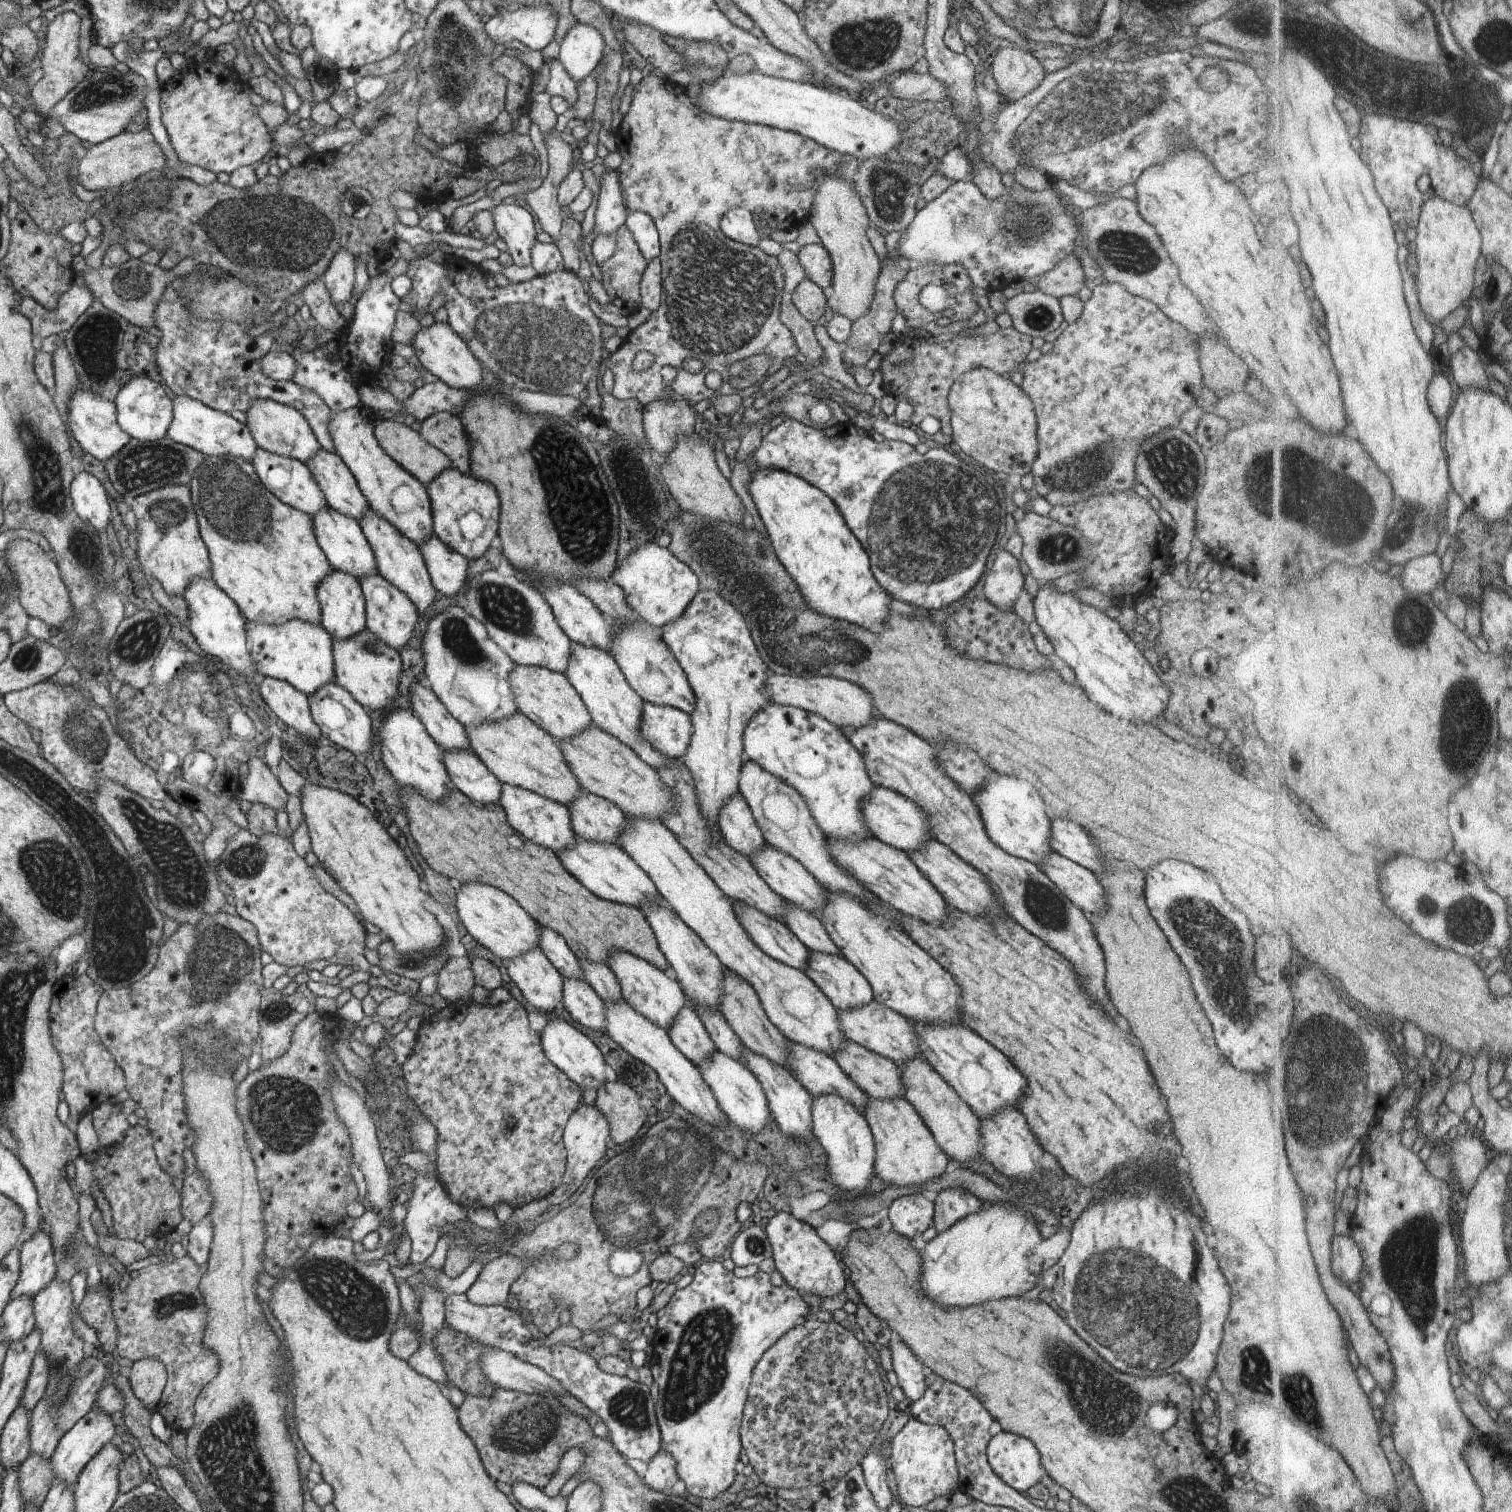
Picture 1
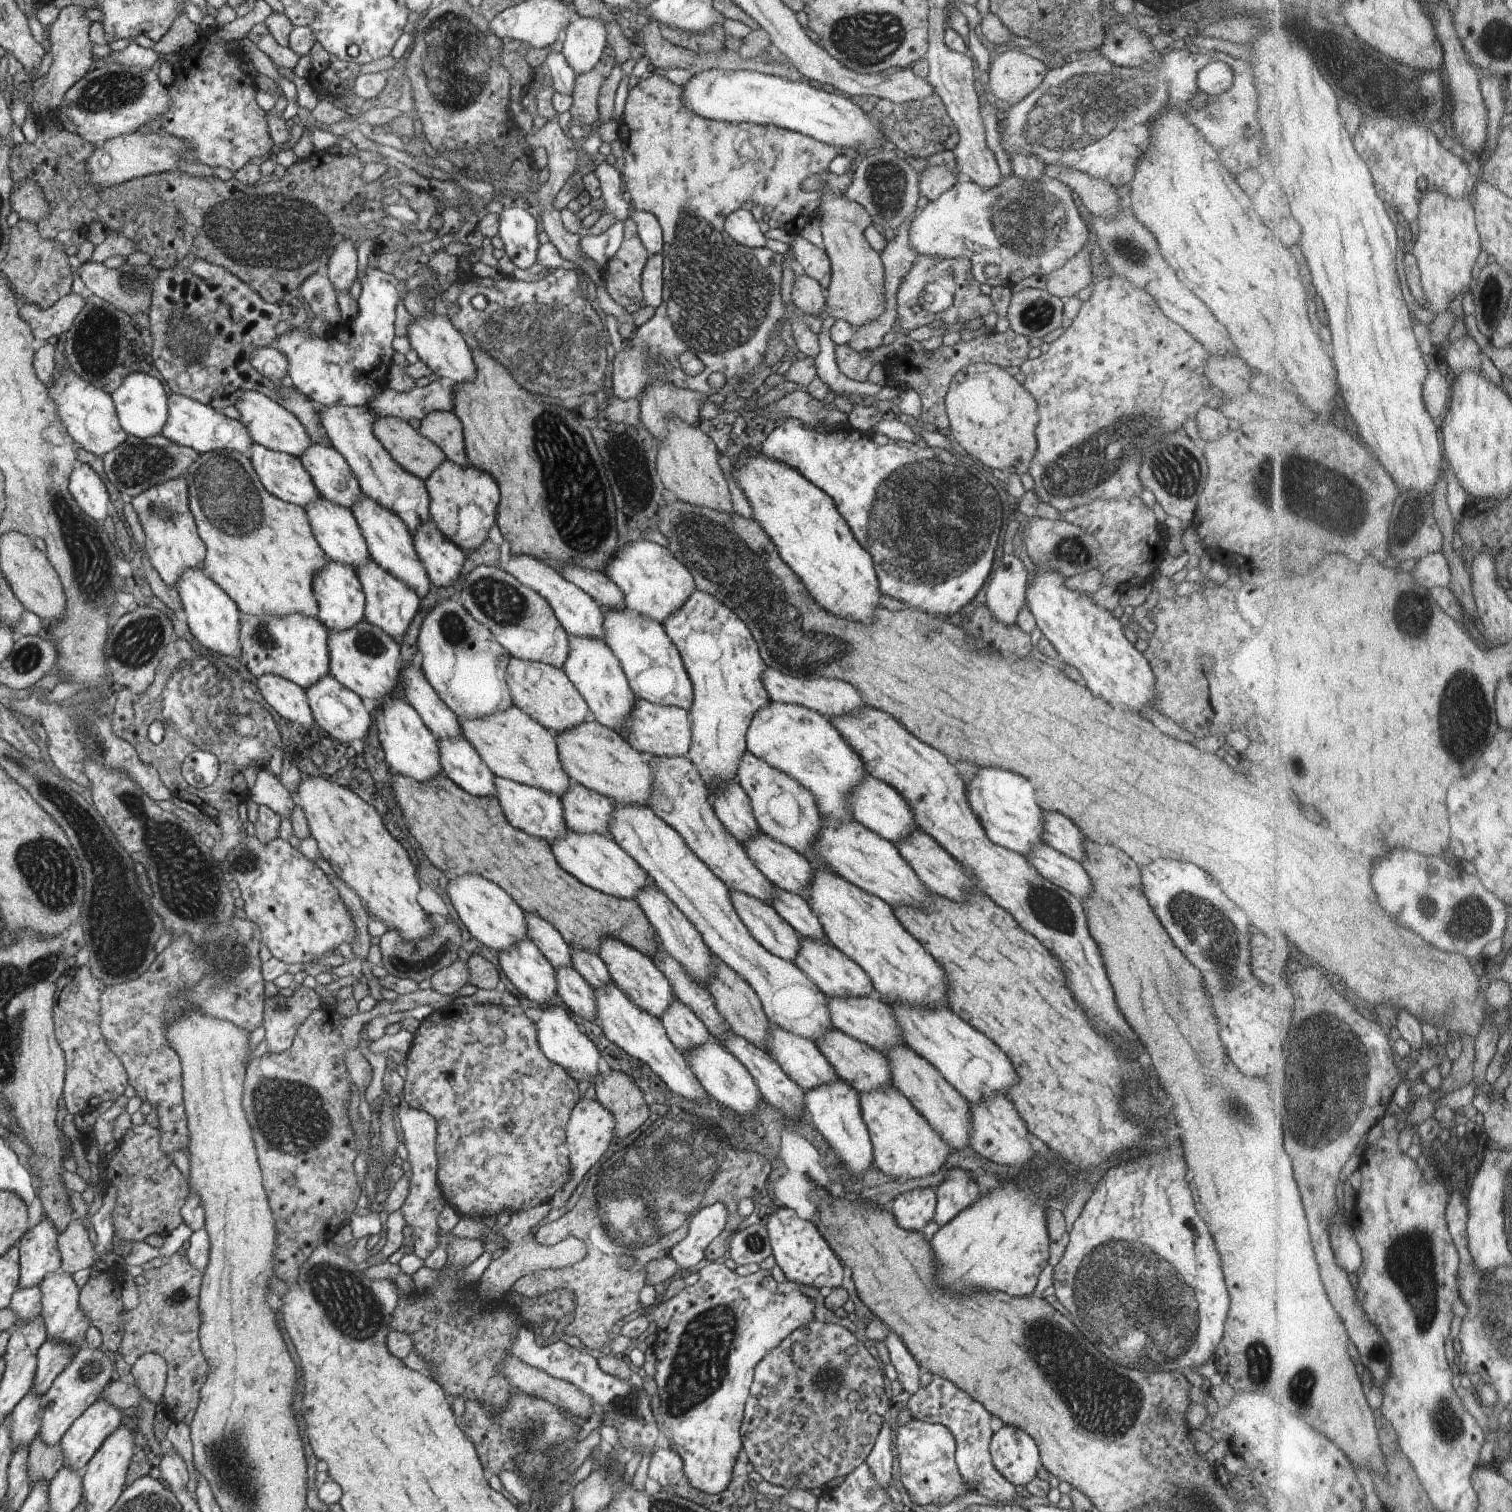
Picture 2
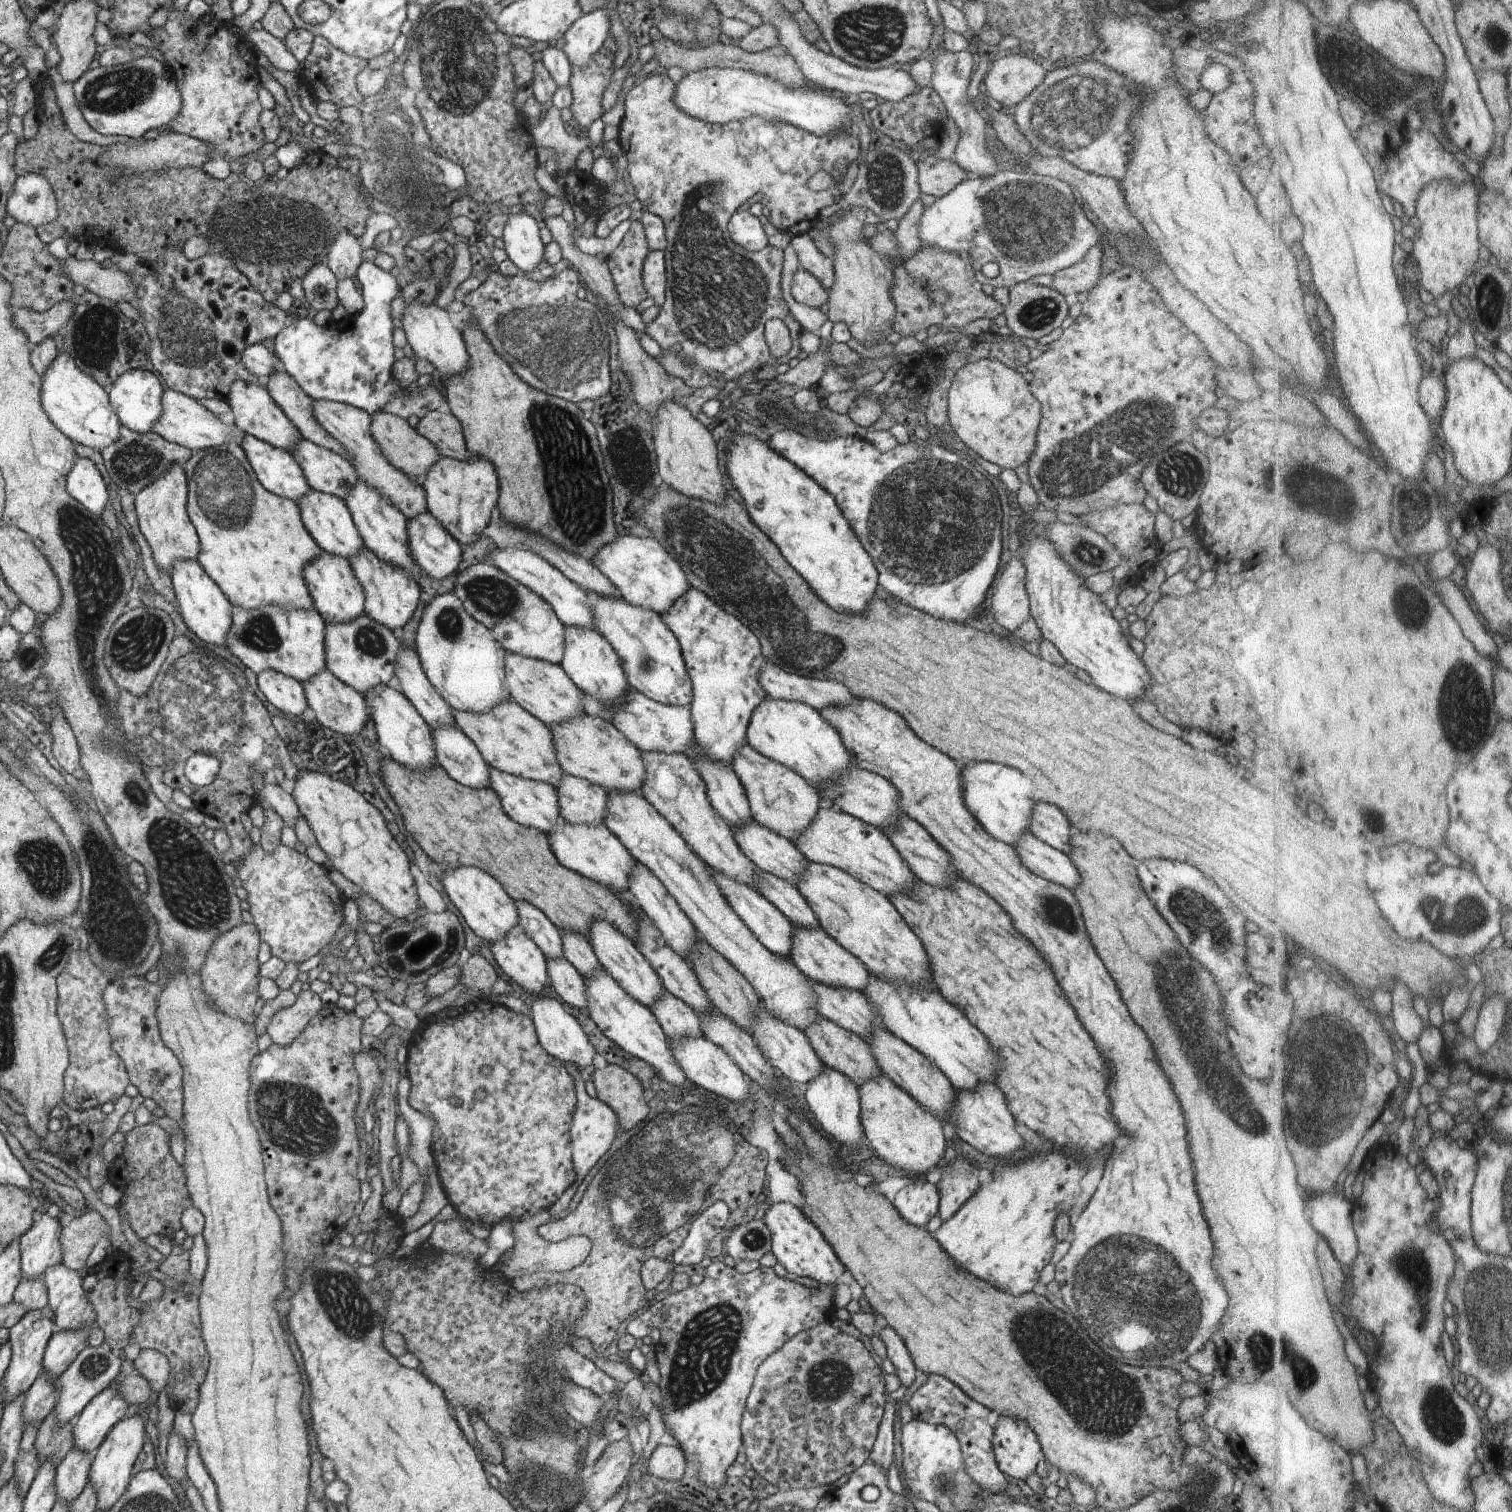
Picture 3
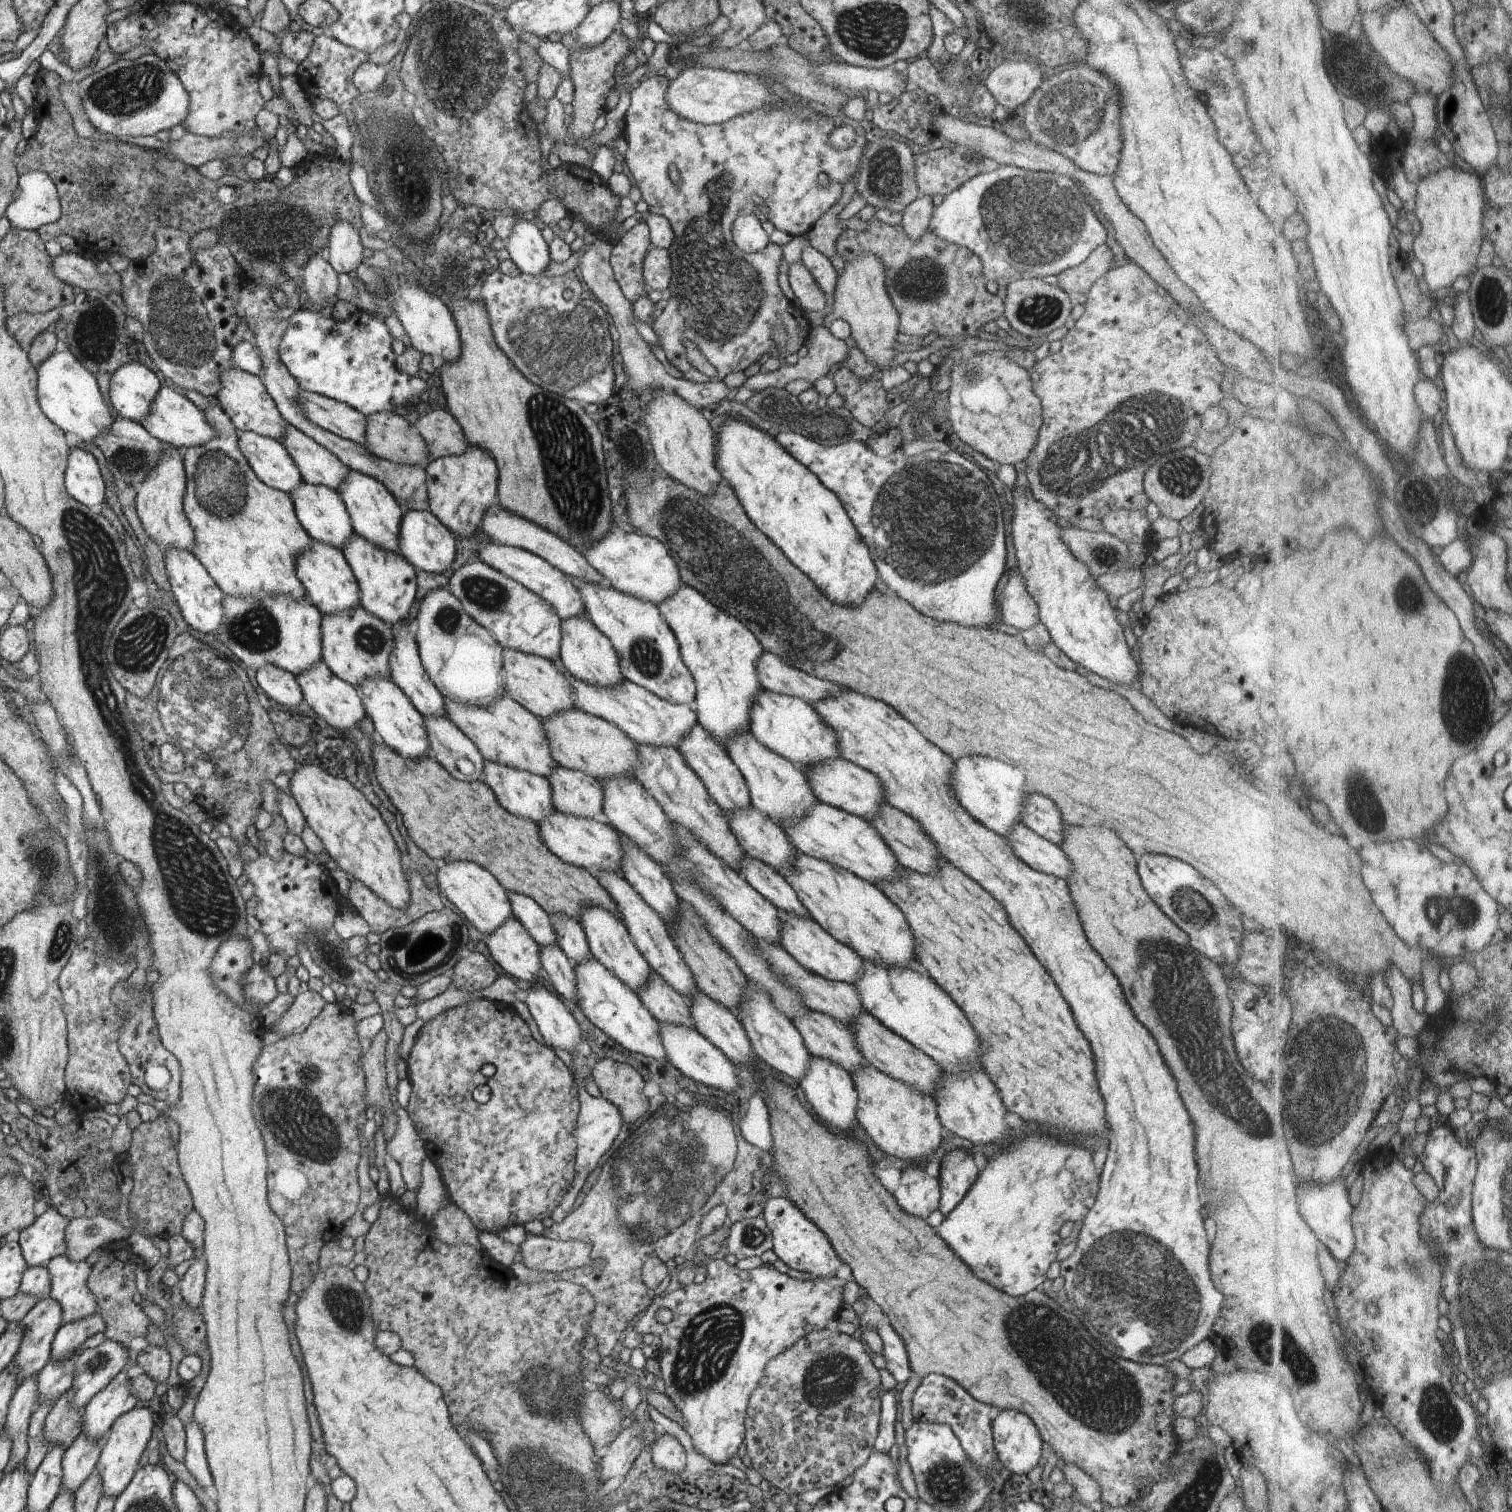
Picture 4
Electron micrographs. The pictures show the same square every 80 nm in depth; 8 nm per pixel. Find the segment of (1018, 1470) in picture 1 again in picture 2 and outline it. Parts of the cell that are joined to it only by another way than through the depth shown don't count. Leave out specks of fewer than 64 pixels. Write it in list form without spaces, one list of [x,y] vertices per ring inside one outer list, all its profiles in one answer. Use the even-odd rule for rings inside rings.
[[[1007,1424],[993,1432],[989,1451],[996,1470],[1015,1485],[1028,1484],[1043,1466],[1034,1438]]]

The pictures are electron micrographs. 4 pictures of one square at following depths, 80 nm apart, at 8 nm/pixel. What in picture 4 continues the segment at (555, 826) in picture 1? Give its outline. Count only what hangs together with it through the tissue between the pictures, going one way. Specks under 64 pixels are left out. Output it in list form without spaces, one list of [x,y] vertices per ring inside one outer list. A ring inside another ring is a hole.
[[[485,761],[481,776],[482,782],[491,788],[497,801],[508,812],[516,816],[533,820],[536,824],[539,824],[541,820],[551,815],[551,812],[556,809],[553,805],[551,784],[546,777],[507,767],[502,763],[495,763],[494,761]]]

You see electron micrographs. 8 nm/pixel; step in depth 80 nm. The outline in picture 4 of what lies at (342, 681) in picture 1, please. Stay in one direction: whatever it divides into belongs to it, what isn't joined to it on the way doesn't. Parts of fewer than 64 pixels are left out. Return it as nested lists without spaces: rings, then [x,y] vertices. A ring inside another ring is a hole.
[[[361,604],[353,610],[342,611],[336,615],[324,615],[321,635],[321,660],[342,680],[359,685],[370,678],[390,678],[390,656],[395,644],[392,642],[392,632],[383,620],[368,612]]]

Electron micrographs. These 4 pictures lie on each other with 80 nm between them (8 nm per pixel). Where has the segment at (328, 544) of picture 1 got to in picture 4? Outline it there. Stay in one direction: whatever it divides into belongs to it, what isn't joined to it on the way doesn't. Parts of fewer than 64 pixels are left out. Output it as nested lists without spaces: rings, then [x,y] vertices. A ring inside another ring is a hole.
[[[302,482],[301,486],[292,491],[290,496],[292,496],[296,508],[298,520],[312,538],[339,549],[354,538],[353,523],[348,509],[345,507],[345,501],[333,488]]]

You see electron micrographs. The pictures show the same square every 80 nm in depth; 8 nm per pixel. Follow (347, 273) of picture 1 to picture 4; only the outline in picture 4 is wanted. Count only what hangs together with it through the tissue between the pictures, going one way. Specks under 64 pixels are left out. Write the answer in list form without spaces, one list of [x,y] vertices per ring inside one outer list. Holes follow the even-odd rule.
[[[336,221],[333,226],[325,239],[330,247],[329,263],[338,274],[356,271],[364,258],[364,246],[360,240],[359,230],[348,221]]]

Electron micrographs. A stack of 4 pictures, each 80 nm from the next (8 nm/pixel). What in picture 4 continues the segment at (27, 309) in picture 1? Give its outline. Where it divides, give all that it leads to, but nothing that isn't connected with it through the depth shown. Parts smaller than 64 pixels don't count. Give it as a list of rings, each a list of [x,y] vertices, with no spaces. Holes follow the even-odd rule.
[[[58,309],[45,313],[21,311],[13,317],[8,317],[8,332],[16,337],[23,349],[27,350],[32,344],[33,338],[46,329],[53,328],[54,324],[60,320],[59,317]]]

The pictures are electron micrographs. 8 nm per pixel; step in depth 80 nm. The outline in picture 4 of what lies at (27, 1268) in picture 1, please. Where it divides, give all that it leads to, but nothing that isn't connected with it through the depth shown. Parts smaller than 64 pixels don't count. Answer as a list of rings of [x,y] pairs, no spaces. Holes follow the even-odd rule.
[[[50,1204],[36,1223],[21,1230],[19,1245],[28,1267],[46,1265],[58,1255],[66,1254],[65,1228],[69,1222]]]

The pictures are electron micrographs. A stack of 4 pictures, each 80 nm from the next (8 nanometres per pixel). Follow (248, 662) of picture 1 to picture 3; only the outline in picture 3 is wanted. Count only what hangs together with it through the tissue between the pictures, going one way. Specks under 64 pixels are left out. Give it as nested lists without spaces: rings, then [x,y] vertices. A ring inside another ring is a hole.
[[[178,559],[173,564],[170,578],[186,626],[200,640],[206,640],[206,642],[210,640],[210,644],[224,646],[224,650],[228,651],[227,640],[230,627],[233,626],[233,604],[222,592],[221,587],[201,567],[197,559]]]

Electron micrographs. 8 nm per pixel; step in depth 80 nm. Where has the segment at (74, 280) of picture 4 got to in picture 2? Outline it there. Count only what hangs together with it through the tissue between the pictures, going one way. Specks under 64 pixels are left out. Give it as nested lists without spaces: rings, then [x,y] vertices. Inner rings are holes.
[[[90,260],[75,268],[75,272],[87,286],[86,293],[112,303],[127,315],[139,311],[147,314],[147,308],[151,303],[151,284],[158,275],[157,265],[158,262],[154,262],[145,267],[148,278],[142,281],[146,285],[139,287],[140,291],[130,288],[130,284],[126,284],[122,278],[122,274],[129,274],[133,270],[133,266],[127,262],[117,269],[111,269],[102,263]]]

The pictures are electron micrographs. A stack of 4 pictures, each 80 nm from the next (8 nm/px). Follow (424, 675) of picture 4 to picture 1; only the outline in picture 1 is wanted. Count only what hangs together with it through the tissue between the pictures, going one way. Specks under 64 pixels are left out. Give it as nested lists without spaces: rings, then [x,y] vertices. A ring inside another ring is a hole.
[[[416,680],[412,681],[410,692],[410,709],[418,713],[422,724],[442,751],[472,751],[465,726],[448,712],[432,689]]]

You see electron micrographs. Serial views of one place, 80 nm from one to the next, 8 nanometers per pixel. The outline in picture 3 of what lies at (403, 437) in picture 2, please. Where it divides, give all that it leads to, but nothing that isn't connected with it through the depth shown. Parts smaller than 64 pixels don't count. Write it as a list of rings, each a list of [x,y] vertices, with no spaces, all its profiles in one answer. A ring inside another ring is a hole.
[[[376,411],[372,415],[372,435],[381,448],[382,454],[393,464],[396,468],[401,469],[409,478],[415,476],[424,476],[429,468],[436,464],[440,459],[437,447],[423,437],[416,428],[412,428],[405,418],[394,413],[386,411]]]

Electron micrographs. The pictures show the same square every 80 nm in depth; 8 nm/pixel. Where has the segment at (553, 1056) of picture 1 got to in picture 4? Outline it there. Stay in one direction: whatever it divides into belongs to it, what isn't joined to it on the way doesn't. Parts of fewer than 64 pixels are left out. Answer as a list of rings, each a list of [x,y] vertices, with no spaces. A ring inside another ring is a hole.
[[[539,981],[523,989],[521,998],[529,1008],[546,1045],[578,1054],[577,1045],[584,1038],[582,1030],[556,992],[548,991]]]

